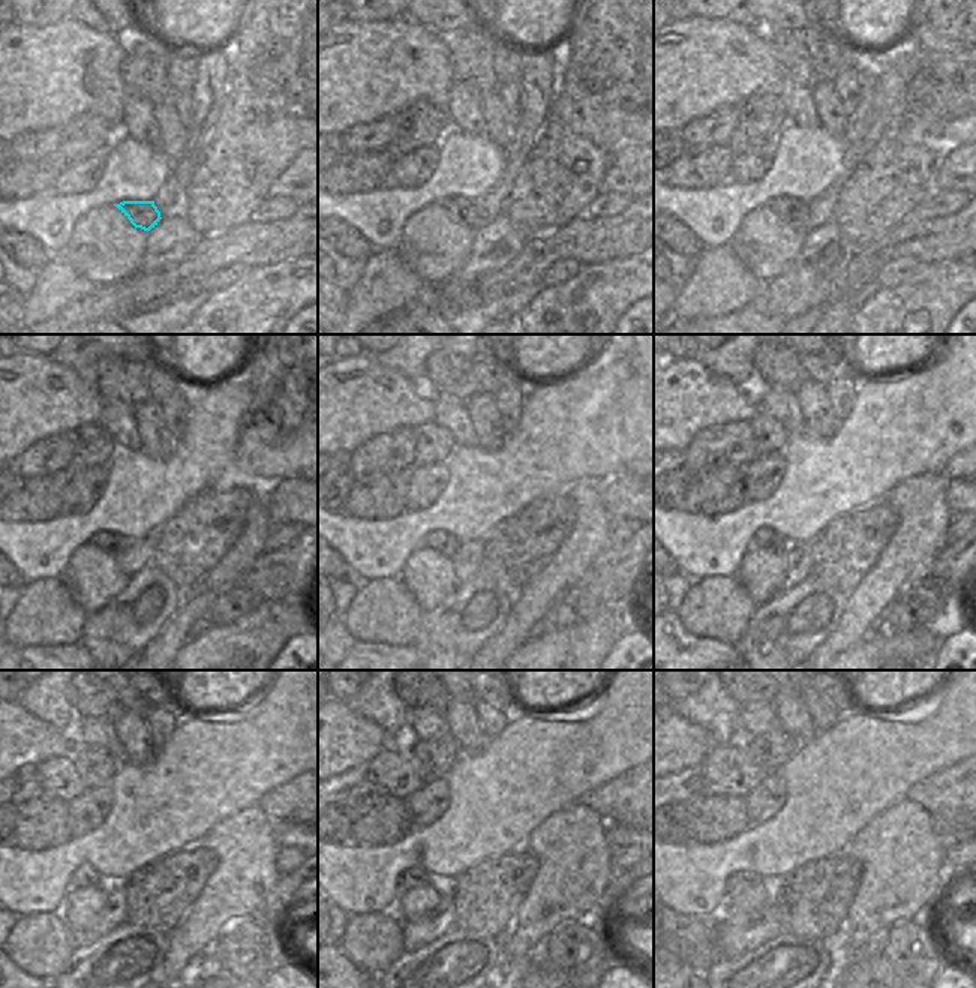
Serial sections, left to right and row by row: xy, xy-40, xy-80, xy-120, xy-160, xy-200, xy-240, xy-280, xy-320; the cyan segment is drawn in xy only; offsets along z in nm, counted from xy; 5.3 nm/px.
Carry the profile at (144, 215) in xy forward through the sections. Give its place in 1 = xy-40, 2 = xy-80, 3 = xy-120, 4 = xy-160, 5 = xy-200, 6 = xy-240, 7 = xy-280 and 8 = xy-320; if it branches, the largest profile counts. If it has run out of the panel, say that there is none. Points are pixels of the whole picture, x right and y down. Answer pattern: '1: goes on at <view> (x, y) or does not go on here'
1: goes on at xy-40 (471, 213)
2: goes on at xy-80 (793, 210)
3: goes on at xy-120 (114, 544)
4: goes on at xy-160 (447, 544)
5: goes on at xy-200 (763, 537)
6: goes on at xy-240 (86, 874)
7: goes on at xy-280 (416, 877)
8: goes on at xy-320 (744, 879)

